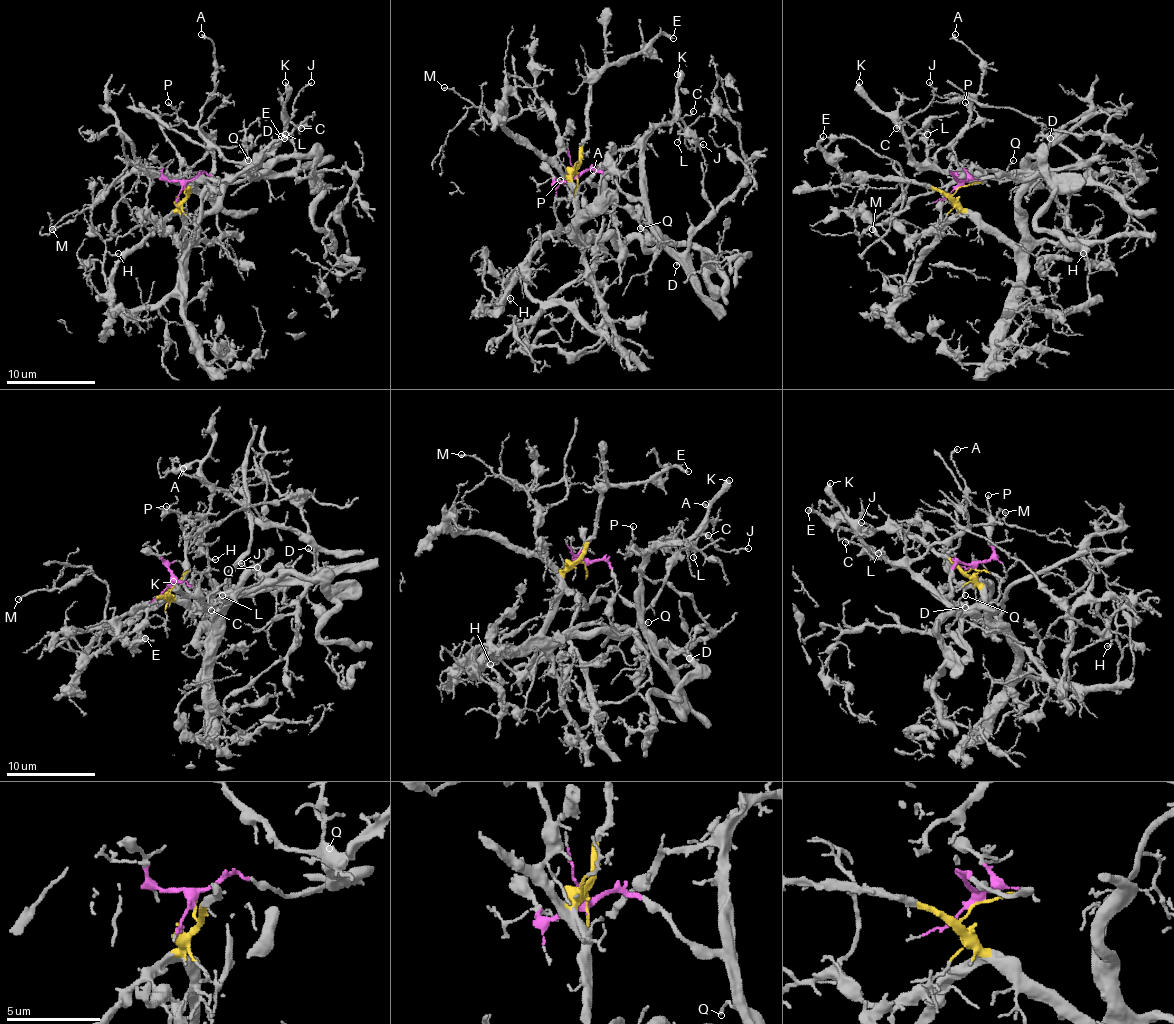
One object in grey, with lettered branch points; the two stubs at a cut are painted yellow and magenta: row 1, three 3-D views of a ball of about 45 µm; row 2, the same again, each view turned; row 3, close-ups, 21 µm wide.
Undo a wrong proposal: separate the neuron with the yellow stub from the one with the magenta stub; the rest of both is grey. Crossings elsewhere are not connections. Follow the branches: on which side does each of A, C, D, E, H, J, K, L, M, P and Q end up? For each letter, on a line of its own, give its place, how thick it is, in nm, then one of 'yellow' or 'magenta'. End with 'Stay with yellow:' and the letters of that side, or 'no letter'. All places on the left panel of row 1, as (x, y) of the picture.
A: at (201, 34); 180 nm thick; magenta
C: at (301, 128); 160 nm thick; magenta
D: at (284, 138); 110 nm thick; magenta
E: at (281, 136); 240 nm thick; yellow
H: at (118, 253); 130 nm thick; yellow
J: at (311, 82); 130 nm thick; magenta
K: at (285, 82); 400 nm thick; magenta
L: at (285, 134); 110 nm thick; magenta
M: at (52, 229); 140 nm thick; yellow
P: at (168, 102); 130 nm thick; magenta
Q: at (248, 160); 110 nm thick; magenta
Stay with yellow: E, H, M

